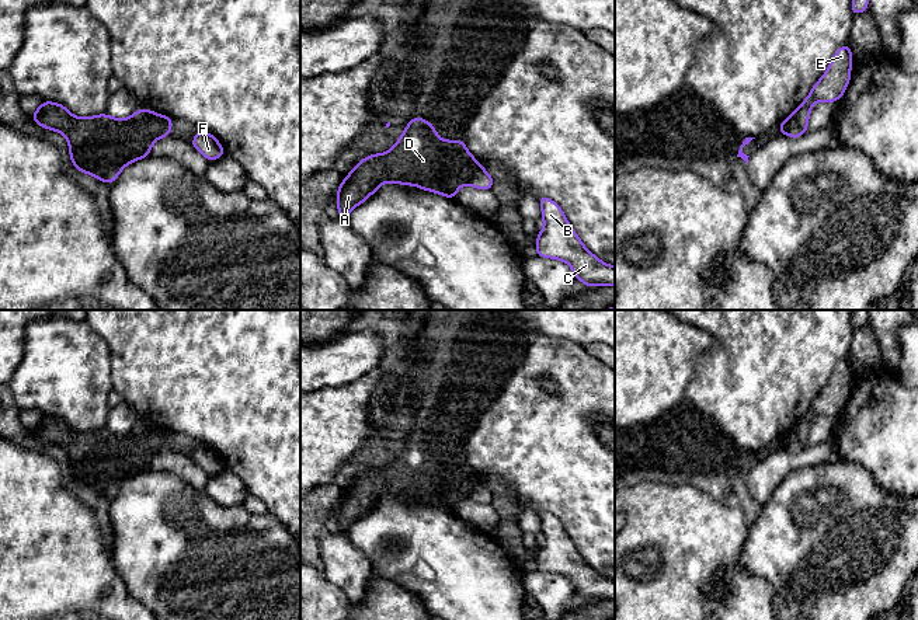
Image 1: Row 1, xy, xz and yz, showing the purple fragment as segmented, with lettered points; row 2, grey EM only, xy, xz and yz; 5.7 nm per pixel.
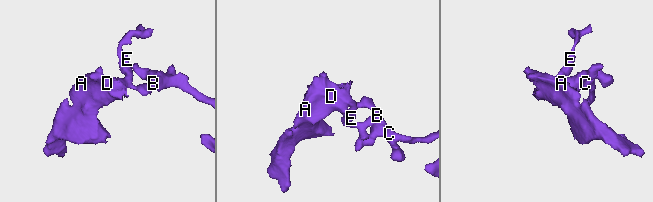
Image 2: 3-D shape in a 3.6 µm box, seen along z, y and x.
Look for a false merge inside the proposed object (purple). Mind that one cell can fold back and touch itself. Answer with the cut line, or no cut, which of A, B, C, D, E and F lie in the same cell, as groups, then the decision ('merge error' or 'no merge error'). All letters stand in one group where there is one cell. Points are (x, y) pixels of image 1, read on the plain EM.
cut xy (157, 429), (162, 438), (160, 450); groups A D / B C E F; merge error

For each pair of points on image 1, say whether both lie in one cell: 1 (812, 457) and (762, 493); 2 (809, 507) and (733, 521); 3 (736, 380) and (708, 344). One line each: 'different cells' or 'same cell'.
1: same cell
2: different cells
3: different cells

